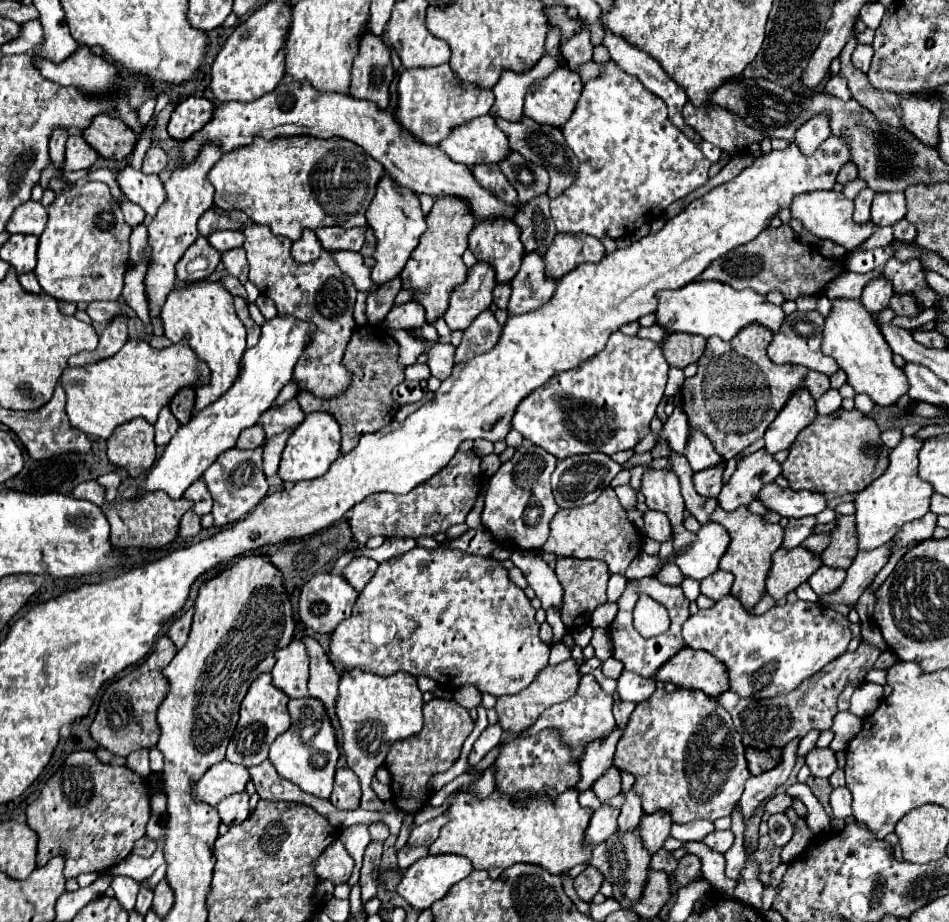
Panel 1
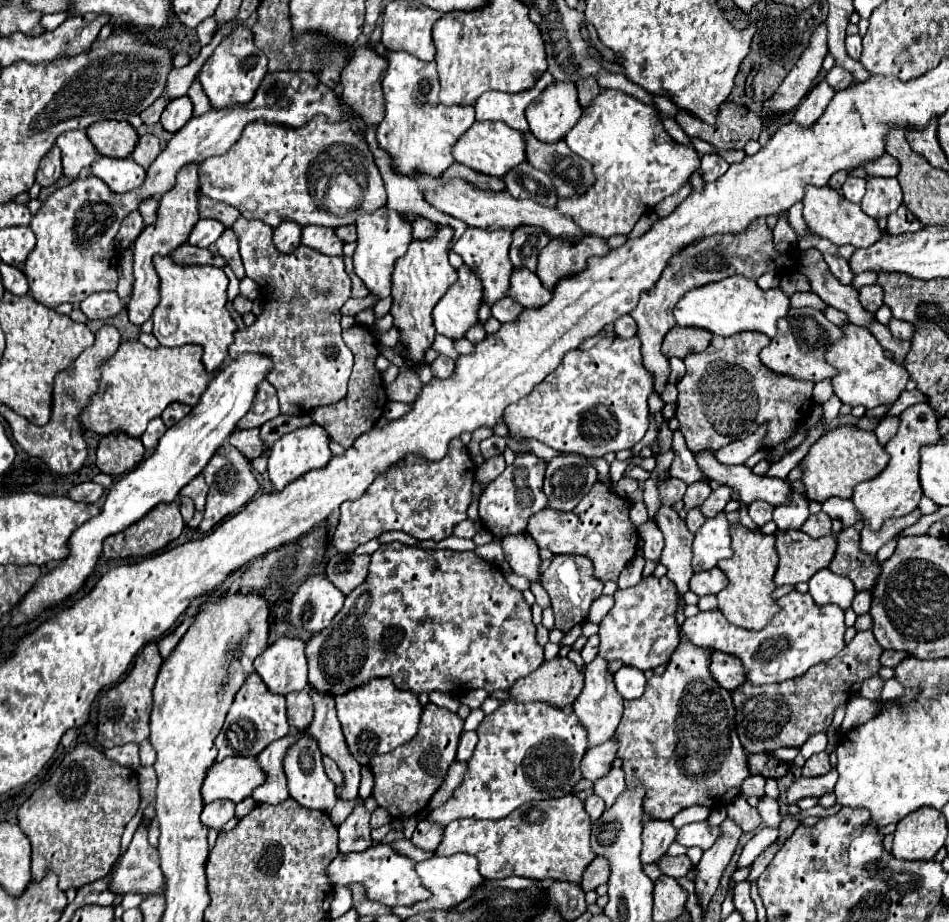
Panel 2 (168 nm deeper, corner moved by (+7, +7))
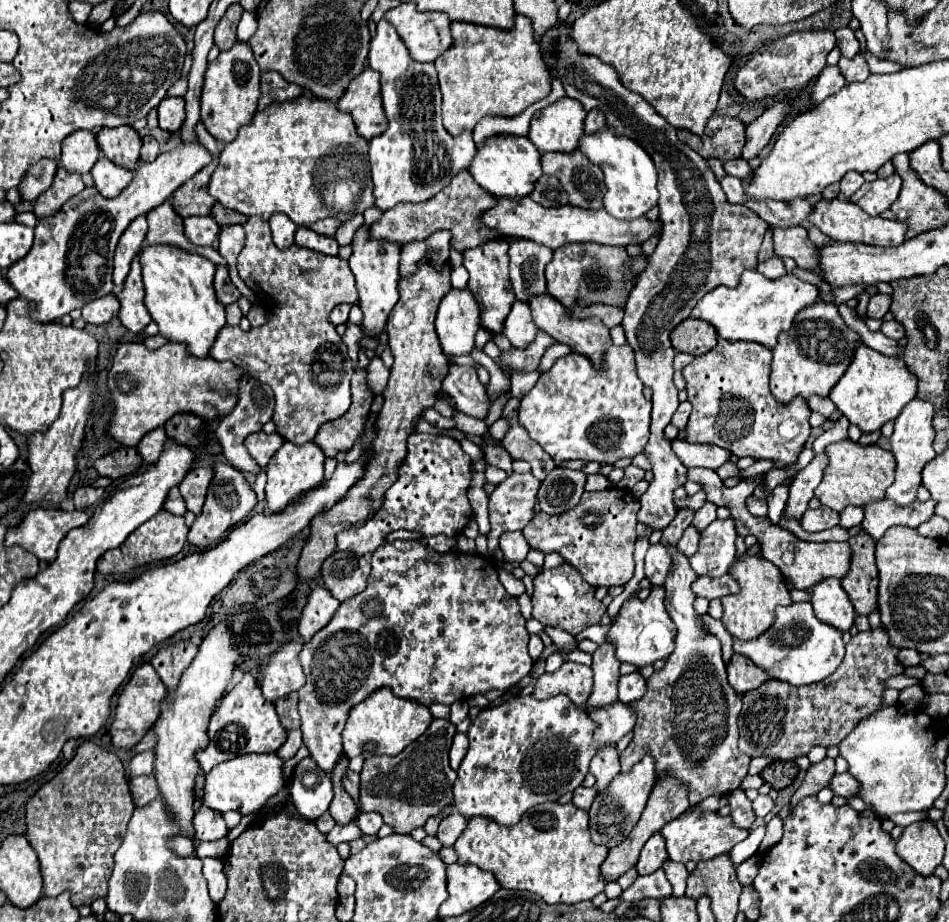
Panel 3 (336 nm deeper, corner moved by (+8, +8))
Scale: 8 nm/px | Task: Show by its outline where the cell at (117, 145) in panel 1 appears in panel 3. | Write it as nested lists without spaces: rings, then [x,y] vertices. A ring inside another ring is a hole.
[[[122,125],[122,127],[114,127],[114,129],[100,129],[98,131],[98,145],[100,145],[100,151],[110,159],[114,161],[116,165],[120,167],[126,167],[126,169],[134,169],[138,159],[140,159],[140,147],[142,147],[142,139],[140,135],[128,127],[128,125]]]

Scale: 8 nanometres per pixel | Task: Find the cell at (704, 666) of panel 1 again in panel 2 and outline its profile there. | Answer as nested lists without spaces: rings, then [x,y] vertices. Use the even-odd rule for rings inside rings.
[[[715,650],[715,652],[711,652],[709,666],[711,666],[711,674],[717,680],[717,684],[721,684],[721,688],[725,688],[729,692],[745,682],[743,666],[733,656],[727,656],[727,654],[721,654]]]

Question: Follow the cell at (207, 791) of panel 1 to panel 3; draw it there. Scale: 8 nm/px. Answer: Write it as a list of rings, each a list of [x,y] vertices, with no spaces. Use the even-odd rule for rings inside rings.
[[[262,753],[262,755],[238,755],[230,761],[216,765],[206,775],[206,789],[204,789],[204,805],[226,813],[238,811],[242,815],[254,813],[266,805],[270,797],[274,797],[284,785],[284,761],[276,753]]]

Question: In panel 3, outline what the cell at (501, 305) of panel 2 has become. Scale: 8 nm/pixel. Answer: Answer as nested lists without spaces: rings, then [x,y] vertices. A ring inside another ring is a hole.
[[[520,301],[512,305],[512,311],[504,325],[506,325],[504,335],[510,339],[514,347],[526,347],[536,337],[536,331],[538,331],[538,327],[532,321],[530,307]]]

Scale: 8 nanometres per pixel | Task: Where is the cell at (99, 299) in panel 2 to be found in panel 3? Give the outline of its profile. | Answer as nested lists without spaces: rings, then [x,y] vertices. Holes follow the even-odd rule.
[[[106,295],[86,303],[82,307],[82,319],[86,323],[102,325],[102,323],[108,323],[112,317],[116,317],[118,309],[120,309],[120,301],[114,295]]]

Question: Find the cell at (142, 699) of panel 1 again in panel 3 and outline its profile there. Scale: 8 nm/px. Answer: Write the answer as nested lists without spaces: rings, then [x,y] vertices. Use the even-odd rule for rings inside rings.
[[[150,663],[140,665],[118,697],[114,723],[110,727],[112,745],[122,747],[122,749],[132,749],[136,743],[140,743],[142,737],[146,735],[146,731],[156,723],[164,697],[166,697],[166,687],[164,687],[162,679],[156,675],[156,671],[152,669],[152,665]]]

